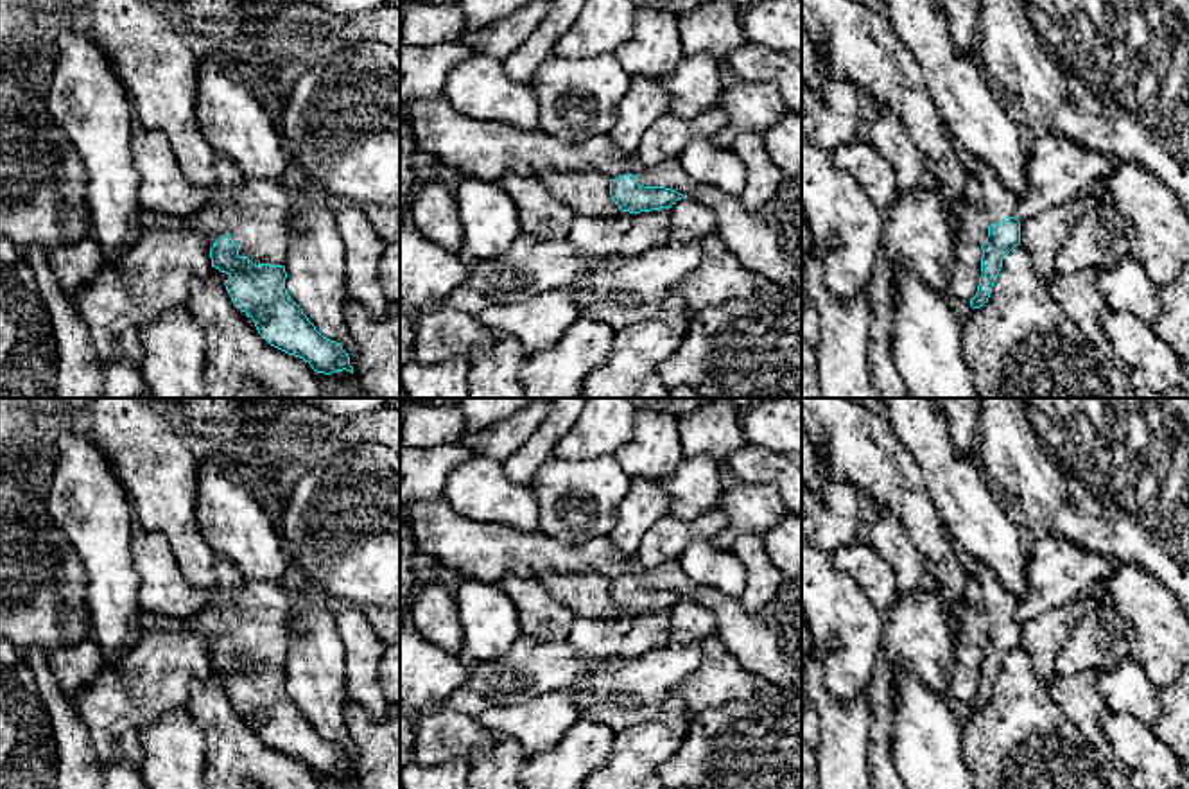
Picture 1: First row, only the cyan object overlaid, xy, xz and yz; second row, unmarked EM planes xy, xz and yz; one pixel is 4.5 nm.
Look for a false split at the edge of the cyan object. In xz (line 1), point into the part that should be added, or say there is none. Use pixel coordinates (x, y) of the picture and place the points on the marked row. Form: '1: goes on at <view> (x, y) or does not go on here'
1: does not go on here

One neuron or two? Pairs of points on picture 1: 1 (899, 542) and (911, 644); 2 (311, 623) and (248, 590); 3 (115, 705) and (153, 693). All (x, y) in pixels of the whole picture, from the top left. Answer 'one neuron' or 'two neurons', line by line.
1: two neurons
2: two neurons
3: one neuron

